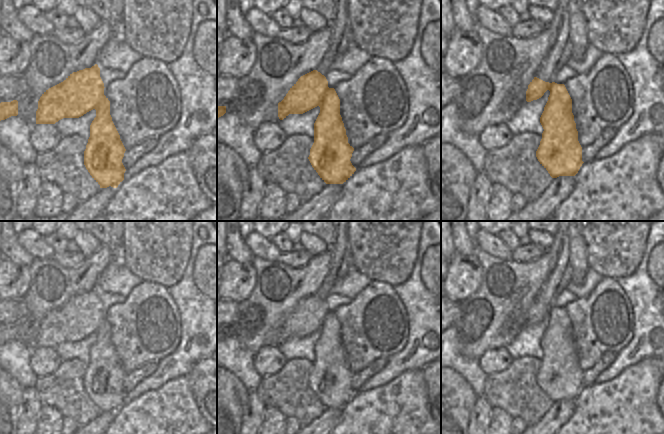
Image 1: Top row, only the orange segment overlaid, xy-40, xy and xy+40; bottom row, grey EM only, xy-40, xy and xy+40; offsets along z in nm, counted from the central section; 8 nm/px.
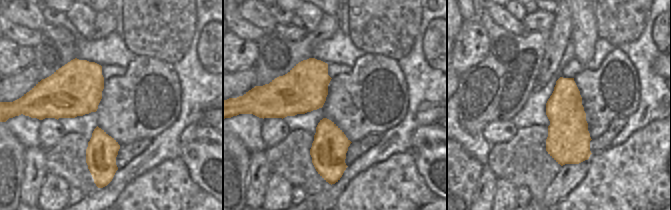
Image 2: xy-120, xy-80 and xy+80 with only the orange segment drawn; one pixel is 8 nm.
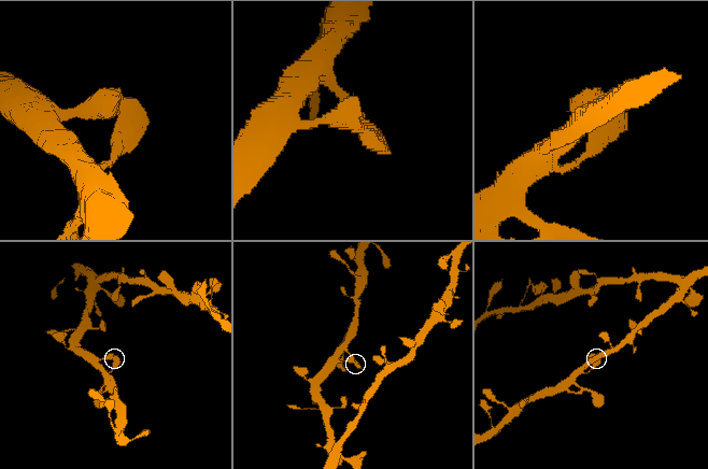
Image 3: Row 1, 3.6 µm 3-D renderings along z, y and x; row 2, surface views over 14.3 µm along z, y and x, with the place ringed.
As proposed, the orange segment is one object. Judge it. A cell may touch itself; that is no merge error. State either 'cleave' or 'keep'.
keep

